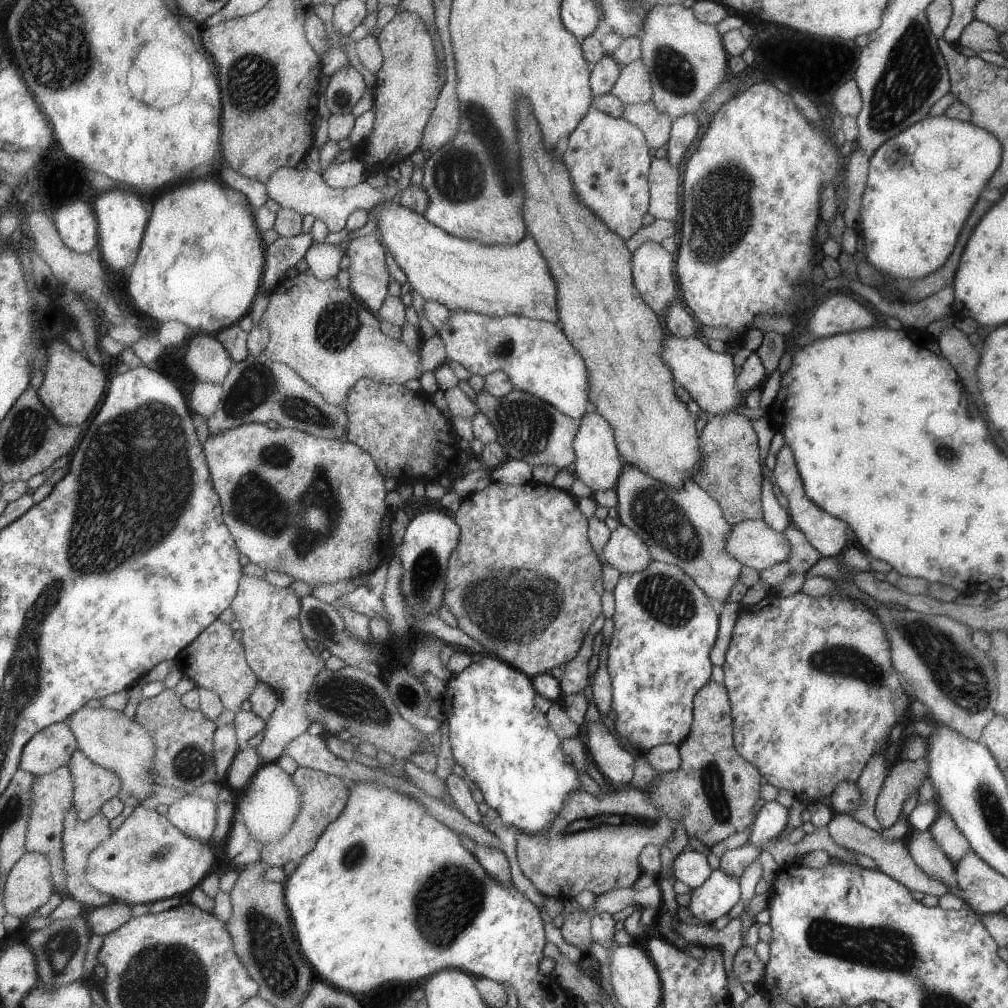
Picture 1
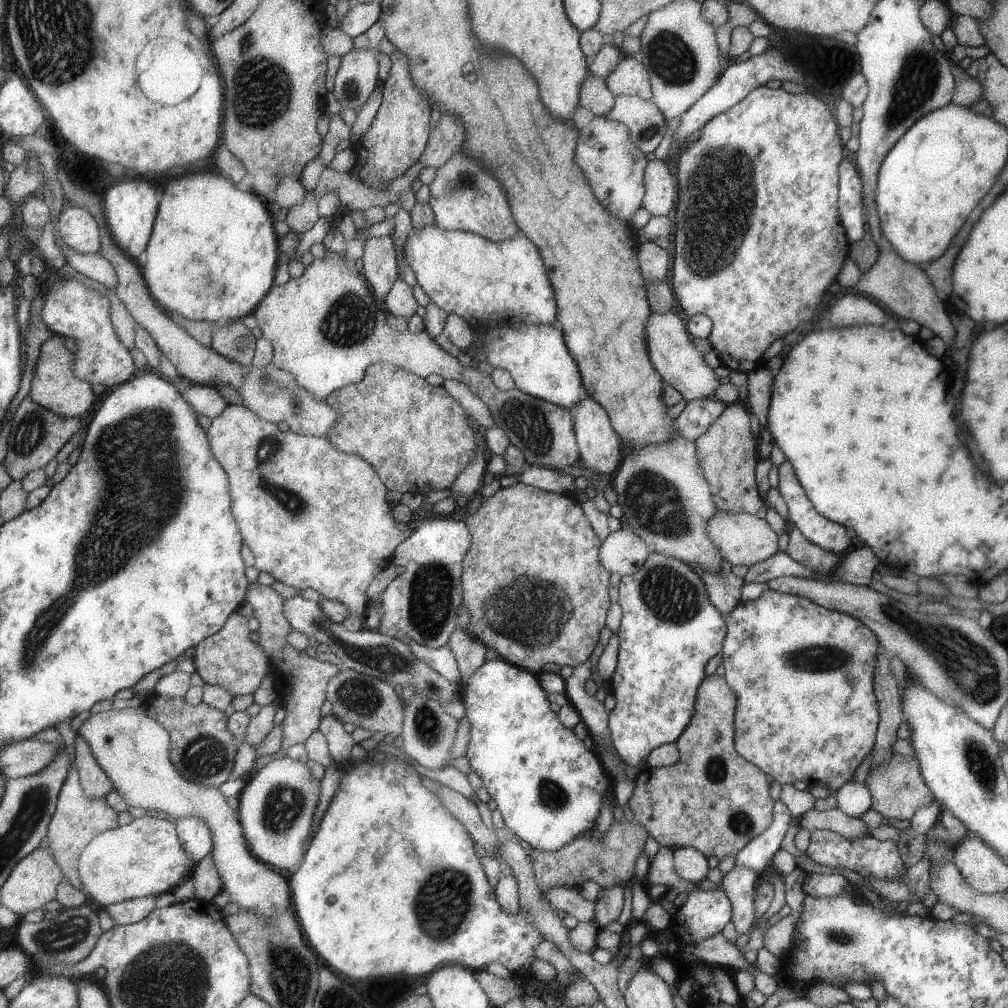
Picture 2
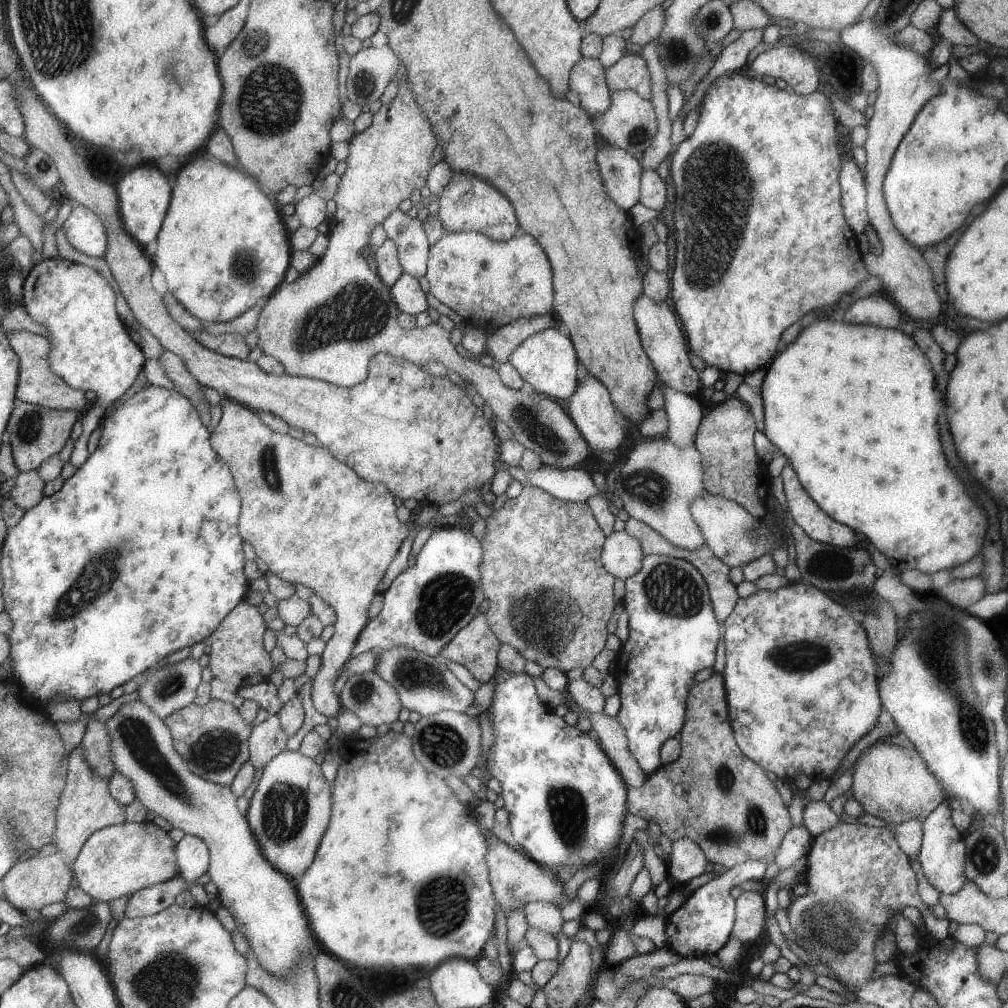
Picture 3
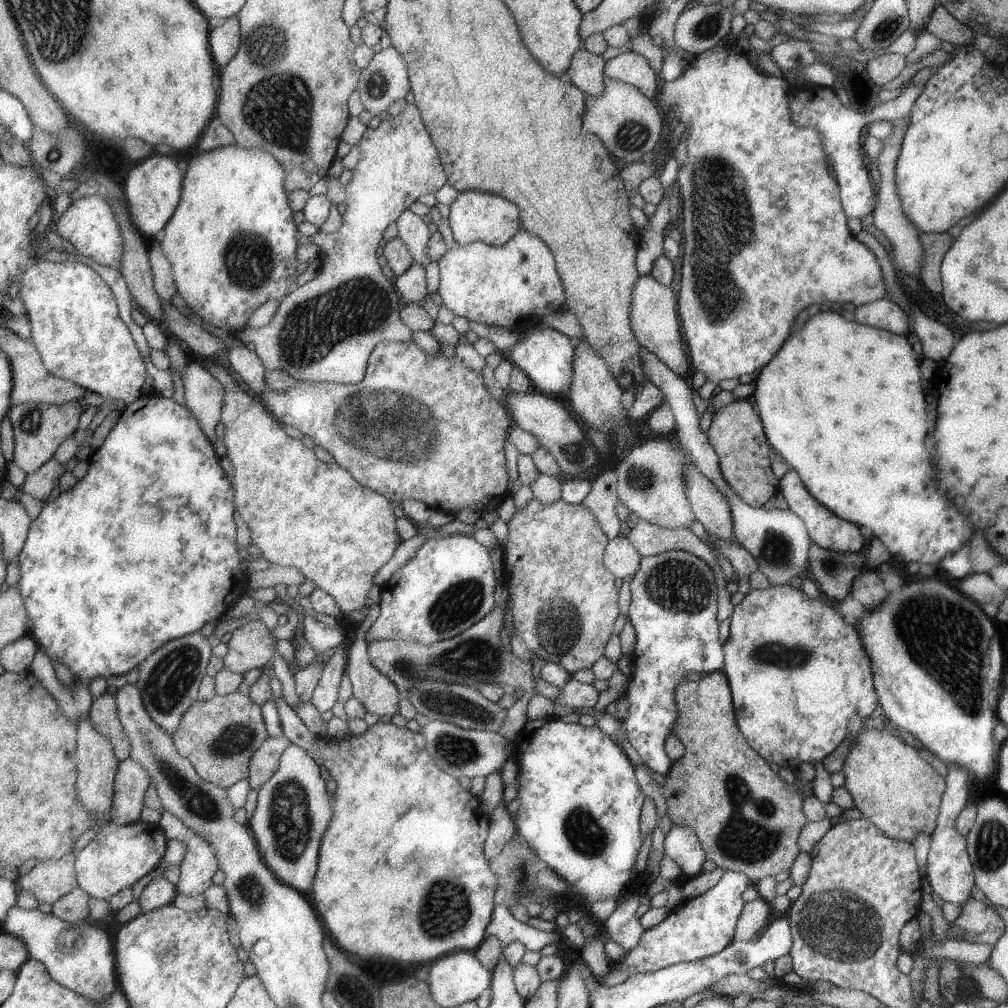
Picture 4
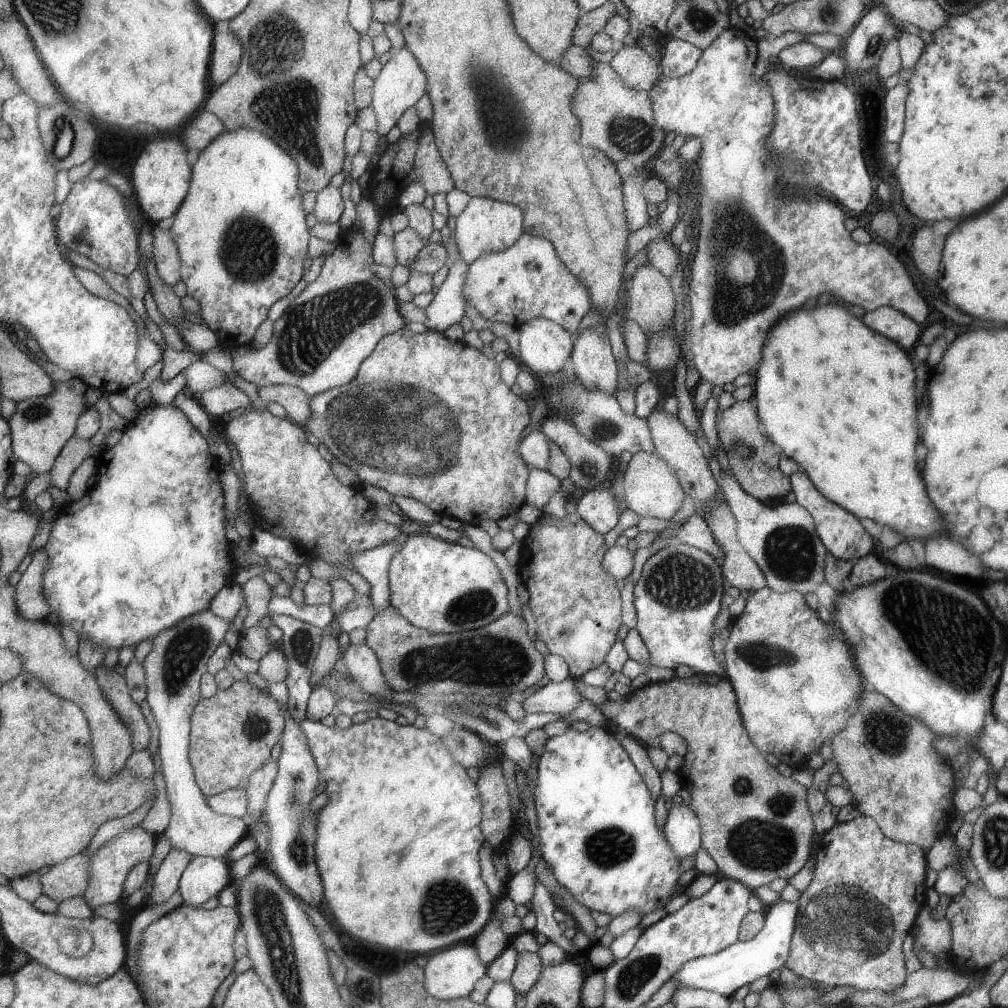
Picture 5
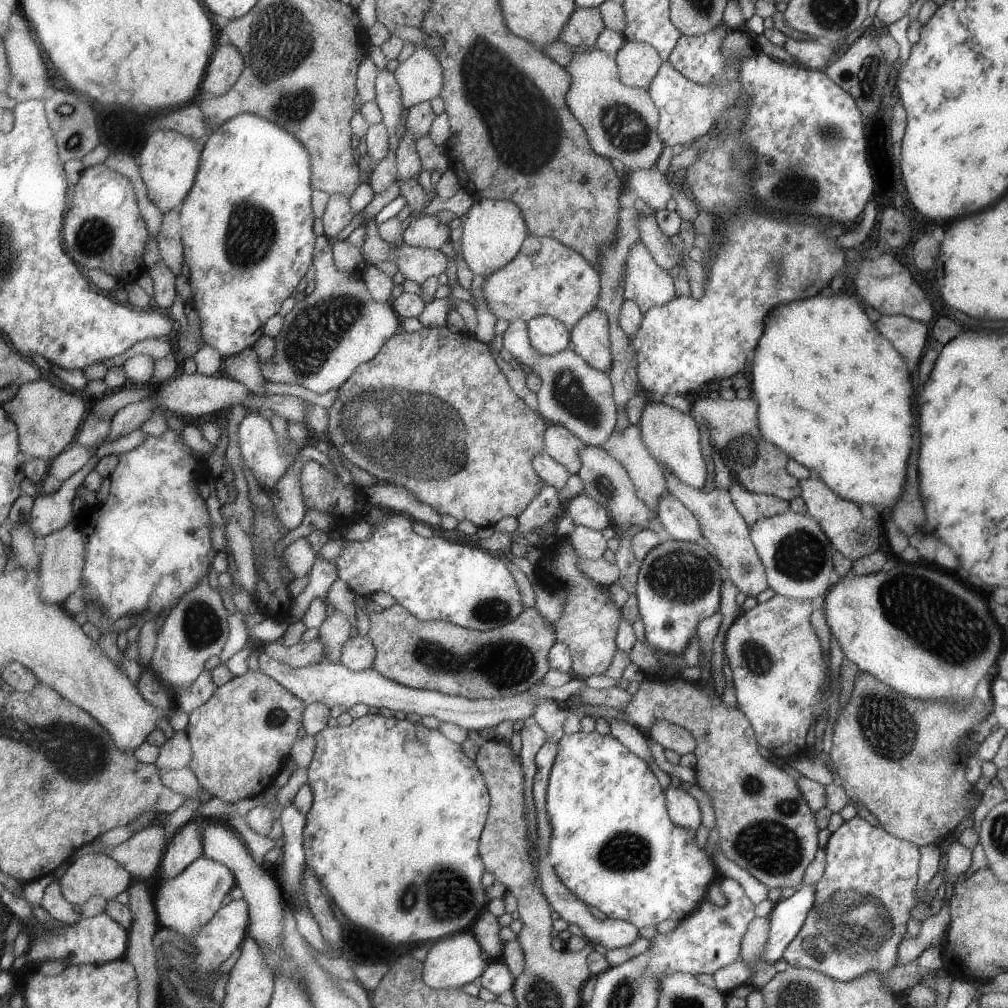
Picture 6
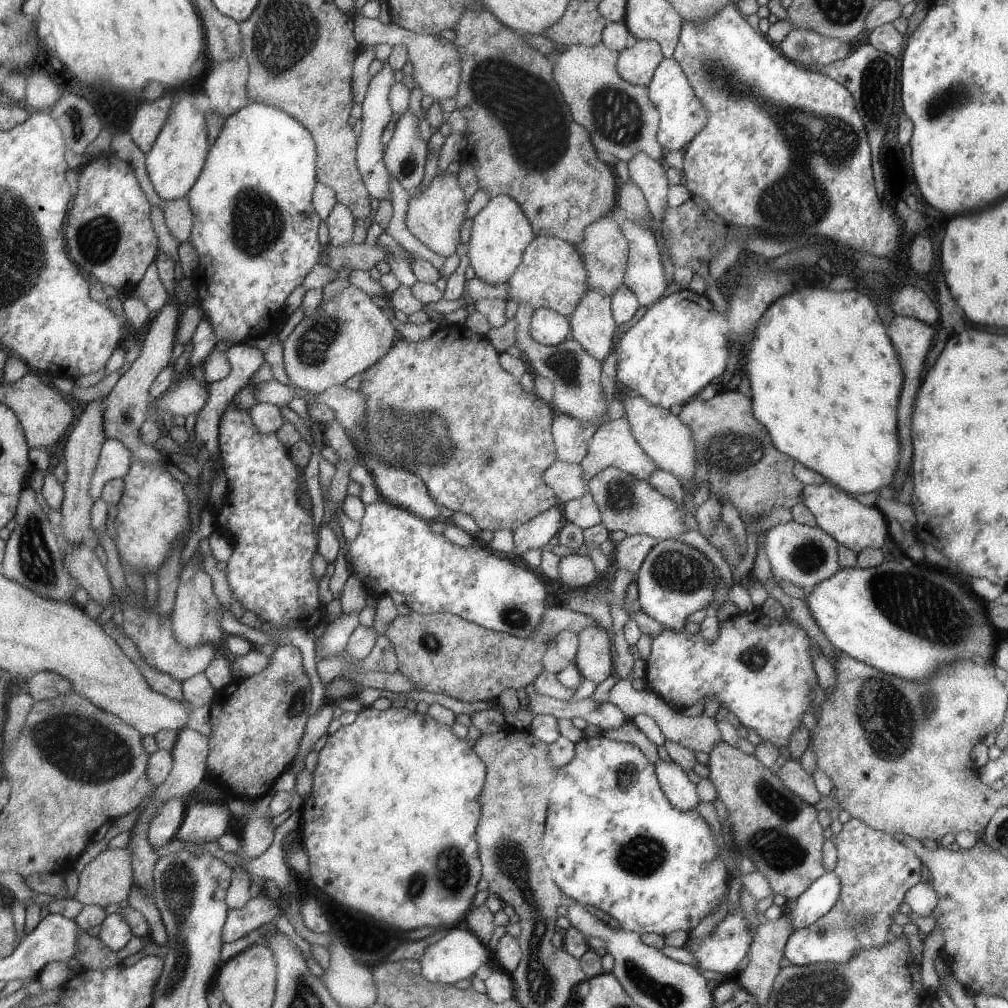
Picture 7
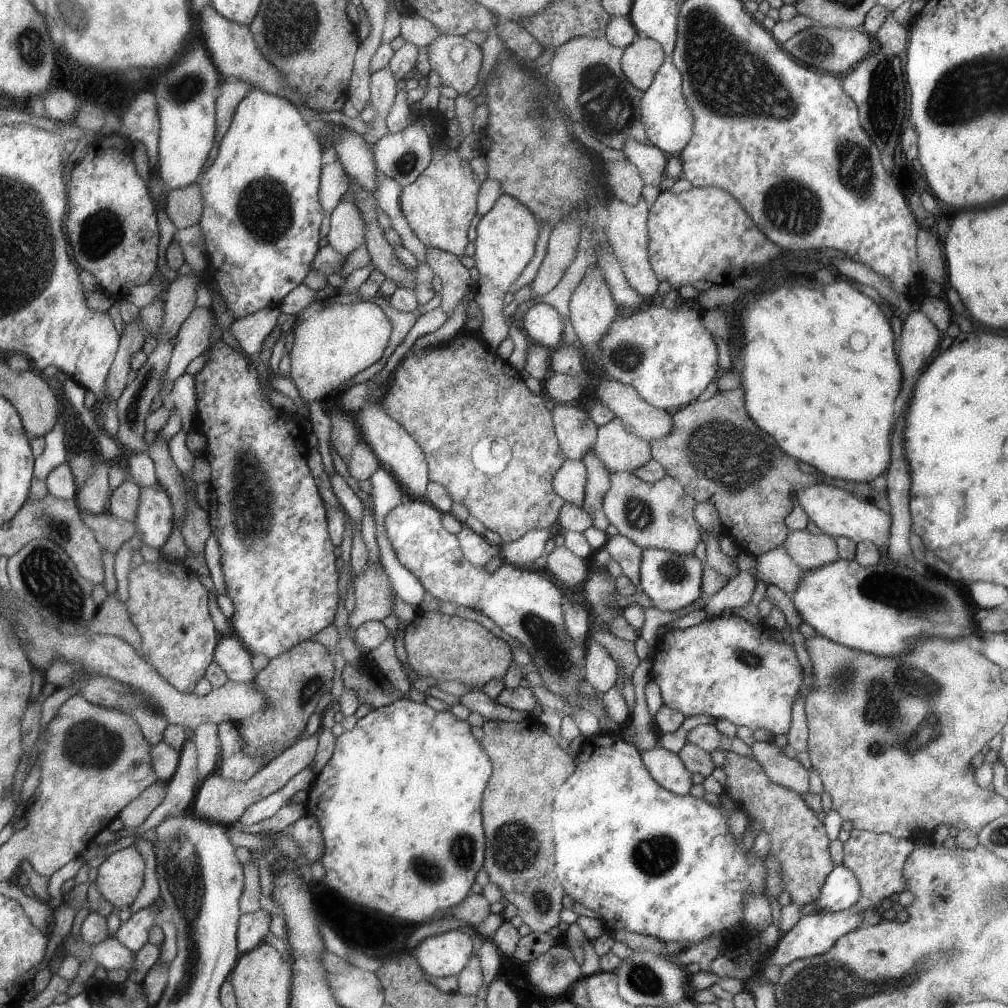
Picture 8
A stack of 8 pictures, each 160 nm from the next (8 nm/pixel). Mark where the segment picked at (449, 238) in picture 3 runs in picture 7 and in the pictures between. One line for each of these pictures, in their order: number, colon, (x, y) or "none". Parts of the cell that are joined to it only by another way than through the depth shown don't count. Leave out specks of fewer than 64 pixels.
4: (515, 285)
5: (526, 281)
6: (547, 278)
7: (551, 275)

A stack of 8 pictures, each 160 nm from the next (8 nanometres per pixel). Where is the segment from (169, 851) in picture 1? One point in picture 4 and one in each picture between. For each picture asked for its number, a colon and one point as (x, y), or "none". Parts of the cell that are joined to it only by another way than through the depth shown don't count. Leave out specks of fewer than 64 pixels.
2: (146, 857)
3: (121, 859)
4: (119, 855)

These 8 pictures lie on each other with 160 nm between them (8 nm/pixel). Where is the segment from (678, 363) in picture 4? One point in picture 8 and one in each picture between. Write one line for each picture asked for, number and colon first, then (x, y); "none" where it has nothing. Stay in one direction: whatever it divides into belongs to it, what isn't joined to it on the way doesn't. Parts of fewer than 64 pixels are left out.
5: (649, 301)
6: (645, 283)
7: (643, 275)
8: (626, 231)

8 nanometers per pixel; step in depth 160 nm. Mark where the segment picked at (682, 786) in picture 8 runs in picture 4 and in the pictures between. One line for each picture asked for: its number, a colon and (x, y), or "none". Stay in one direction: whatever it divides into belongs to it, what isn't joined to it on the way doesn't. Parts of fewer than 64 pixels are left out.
4: (680, 844)
5: (682, 827)
6: (683, 811)
7: (681, 793)

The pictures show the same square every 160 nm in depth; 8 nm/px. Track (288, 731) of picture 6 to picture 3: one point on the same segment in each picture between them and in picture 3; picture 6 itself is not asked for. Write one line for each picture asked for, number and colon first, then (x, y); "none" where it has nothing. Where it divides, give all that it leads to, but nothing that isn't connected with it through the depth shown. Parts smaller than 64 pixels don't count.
3: (214, 739)
4: (219, 736)
5: (234, 732)

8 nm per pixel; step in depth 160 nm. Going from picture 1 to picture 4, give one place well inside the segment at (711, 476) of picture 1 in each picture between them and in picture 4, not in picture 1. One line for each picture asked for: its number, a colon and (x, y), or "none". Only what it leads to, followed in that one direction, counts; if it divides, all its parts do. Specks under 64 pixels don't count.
2: (725, 451)
3: (724, 438)
4: (735, 434)

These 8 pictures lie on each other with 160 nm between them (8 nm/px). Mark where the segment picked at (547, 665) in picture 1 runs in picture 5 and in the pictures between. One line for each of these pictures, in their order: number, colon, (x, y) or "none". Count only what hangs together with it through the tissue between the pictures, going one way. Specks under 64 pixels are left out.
2: (533, 584)
3: (550, 598)
4: (564, 601)
5: (576, 605)

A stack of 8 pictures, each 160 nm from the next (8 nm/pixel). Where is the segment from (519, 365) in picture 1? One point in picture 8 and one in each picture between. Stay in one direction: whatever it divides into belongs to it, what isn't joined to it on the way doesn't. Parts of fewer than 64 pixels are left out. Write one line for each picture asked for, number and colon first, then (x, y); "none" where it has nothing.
2: (537, 356)
3: (546, 360)
4: (545, 355)
5: (544, 347)
6: (548, 336)
7: (548, 327)
8: (542, 323)

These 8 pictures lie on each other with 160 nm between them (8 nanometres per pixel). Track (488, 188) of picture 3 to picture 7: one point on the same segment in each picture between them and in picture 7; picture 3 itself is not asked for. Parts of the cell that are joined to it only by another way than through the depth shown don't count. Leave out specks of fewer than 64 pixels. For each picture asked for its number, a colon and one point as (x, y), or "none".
4: (475, 216)
5: (487, 225)
6: (494, 231)
7: (501, 232)

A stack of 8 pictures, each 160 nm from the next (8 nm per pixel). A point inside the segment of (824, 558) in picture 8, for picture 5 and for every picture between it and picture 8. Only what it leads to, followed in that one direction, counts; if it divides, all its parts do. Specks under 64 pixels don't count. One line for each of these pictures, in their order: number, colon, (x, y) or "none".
5: (780, 537)
6: (796, 556)
7: (799, 554)

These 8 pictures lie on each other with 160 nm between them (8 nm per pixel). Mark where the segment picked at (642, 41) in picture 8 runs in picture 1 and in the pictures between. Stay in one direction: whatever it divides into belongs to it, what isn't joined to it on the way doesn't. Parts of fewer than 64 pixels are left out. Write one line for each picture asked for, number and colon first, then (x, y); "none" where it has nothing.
1: (632, 86)
2: (629, 77)
3: (629, 71)
4: (629, 67)
5: (638, 71)
6: (638, 62)
7: (636, 64)

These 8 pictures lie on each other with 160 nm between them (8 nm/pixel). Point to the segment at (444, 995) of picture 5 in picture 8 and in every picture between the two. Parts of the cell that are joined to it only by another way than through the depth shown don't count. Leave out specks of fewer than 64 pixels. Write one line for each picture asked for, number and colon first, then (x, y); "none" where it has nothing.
6: (455, 961)
7: (458, 955)
8: (447, 954)

